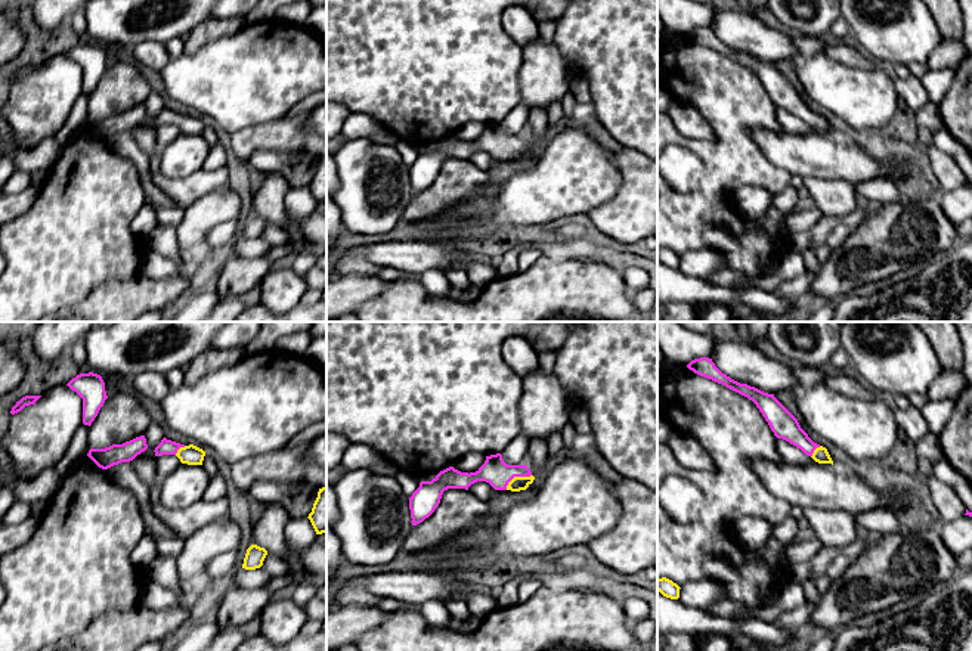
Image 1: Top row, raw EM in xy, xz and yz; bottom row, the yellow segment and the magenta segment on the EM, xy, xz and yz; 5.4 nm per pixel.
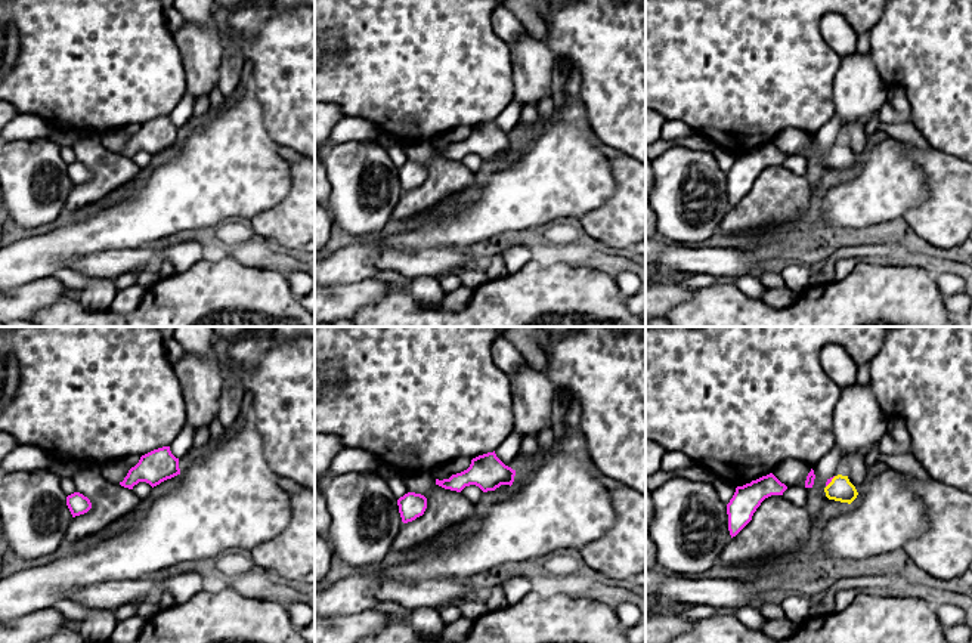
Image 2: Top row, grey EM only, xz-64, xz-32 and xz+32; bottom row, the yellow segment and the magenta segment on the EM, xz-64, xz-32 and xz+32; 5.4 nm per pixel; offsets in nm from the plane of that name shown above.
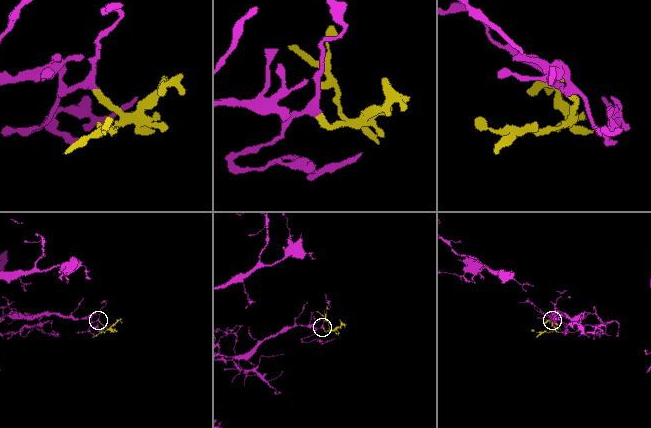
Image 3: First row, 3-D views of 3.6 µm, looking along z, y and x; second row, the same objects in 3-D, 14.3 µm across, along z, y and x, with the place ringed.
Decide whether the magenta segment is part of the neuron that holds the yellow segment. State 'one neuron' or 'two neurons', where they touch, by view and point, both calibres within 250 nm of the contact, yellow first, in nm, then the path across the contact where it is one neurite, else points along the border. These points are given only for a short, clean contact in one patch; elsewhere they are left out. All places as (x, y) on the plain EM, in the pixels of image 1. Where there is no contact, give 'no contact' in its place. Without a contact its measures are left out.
one neuron; contact xz (516, 146); calibres 80 and 150 nm; way xz (517, 152), (516, 146), (501, 146), (495, 140)

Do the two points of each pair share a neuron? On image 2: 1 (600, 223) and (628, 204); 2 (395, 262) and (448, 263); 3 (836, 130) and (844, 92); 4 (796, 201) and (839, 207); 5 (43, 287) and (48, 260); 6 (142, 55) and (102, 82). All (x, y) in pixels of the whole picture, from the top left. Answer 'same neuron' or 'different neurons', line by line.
1: same neuron
2: same neuron
3: different neurons
4: different neurons
5: different neurons
6: same neuron

